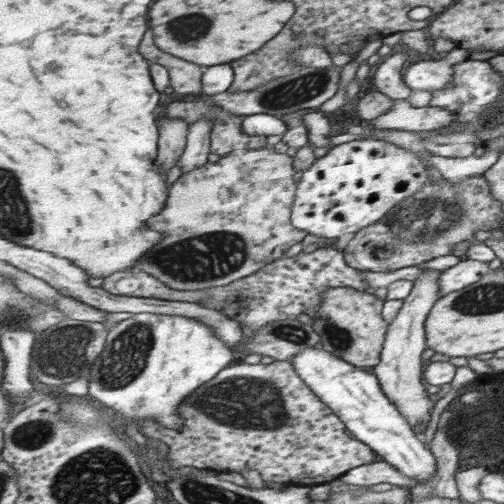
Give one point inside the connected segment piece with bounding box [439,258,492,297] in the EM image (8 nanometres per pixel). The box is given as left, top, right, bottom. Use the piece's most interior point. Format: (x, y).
(466, 272)

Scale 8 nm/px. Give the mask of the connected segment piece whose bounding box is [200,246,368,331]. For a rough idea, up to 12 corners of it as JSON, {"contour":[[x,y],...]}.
{"contour":[[344,251],[284,256],[212,306],[257,331],[320,310],[330,289],[366,291]]}

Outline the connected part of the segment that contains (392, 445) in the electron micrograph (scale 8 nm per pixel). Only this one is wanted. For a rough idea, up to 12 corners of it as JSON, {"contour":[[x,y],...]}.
{"contour":[[324,347],[292,362],[353,437],[422,485],[431,450],[374,374]]}

